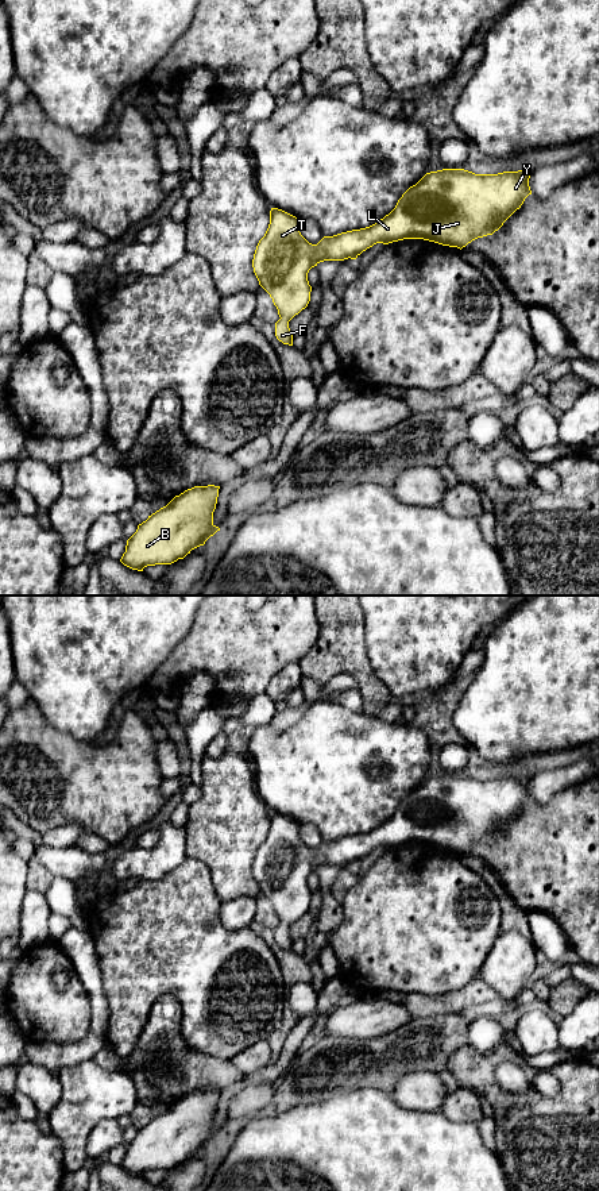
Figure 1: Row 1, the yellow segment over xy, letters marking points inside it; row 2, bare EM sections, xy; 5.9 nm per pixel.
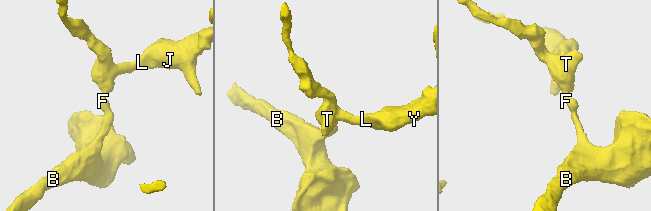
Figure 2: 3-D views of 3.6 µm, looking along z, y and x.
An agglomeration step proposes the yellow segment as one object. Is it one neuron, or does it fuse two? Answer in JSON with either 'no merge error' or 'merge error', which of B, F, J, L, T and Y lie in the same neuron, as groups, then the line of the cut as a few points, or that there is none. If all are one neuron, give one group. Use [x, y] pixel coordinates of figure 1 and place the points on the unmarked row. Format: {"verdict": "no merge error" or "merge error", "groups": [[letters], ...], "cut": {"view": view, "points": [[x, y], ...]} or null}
{"verdict": "no merge error", "groups": [["B", "F", "J", "L", "T", "Y"]], "cut": null}

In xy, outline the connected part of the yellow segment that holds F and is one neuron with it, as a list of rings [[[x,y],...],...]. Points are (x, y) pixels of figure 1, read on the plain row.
[[[443,774],[426,778],[416,790],[410,791],[398,805],[395,813],[375,829],[341,837],[333,841],[324,841],[317,849],[309,848],[300,837],[300,824],[278,814],[271,813],[270,829],[264,841],[259,845],[252,872],[259,890],[270,899],[278,914],[279,925],[275,928],[275,941],[283,949],[293,951],[293,938],[289,926],[305,914],[310,906],[312,891],[308,878],[312,872],[324,866],[356,864],[363,856],[376,848],[389,849],[403,844],[424,844],[443,851],[463,853],[472,845],[492,840],[503,828],[523,809],[532,799],[529,791],[532,775],[503,776],[498,779],[475,779],[464,774]]]

